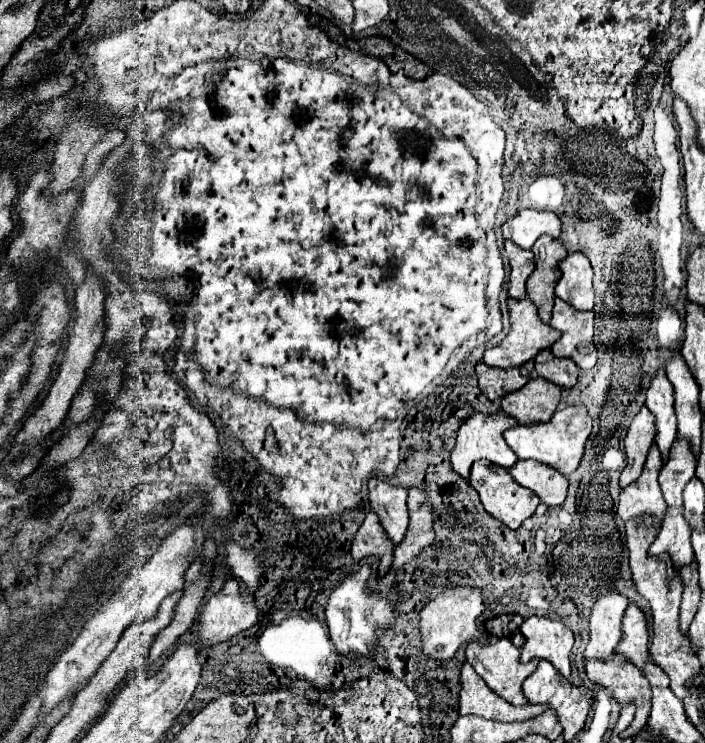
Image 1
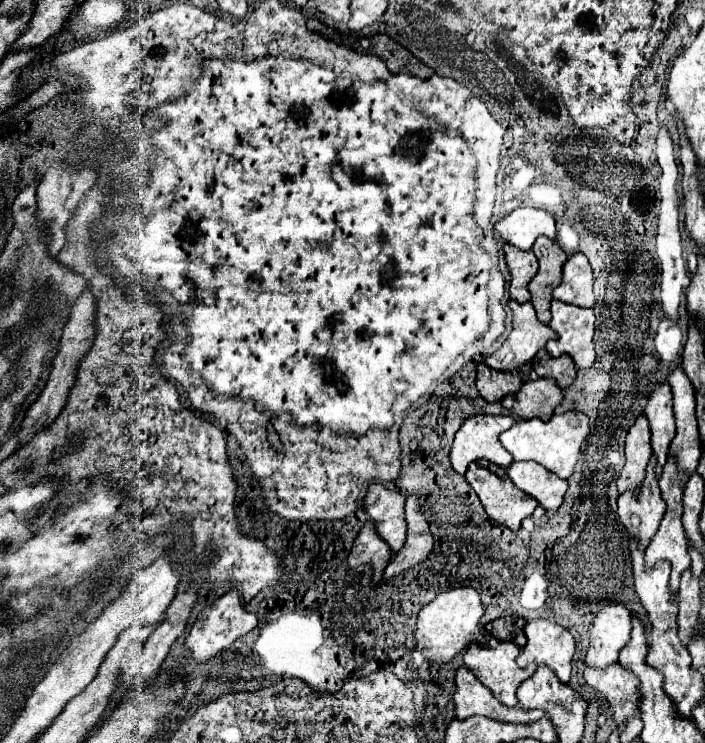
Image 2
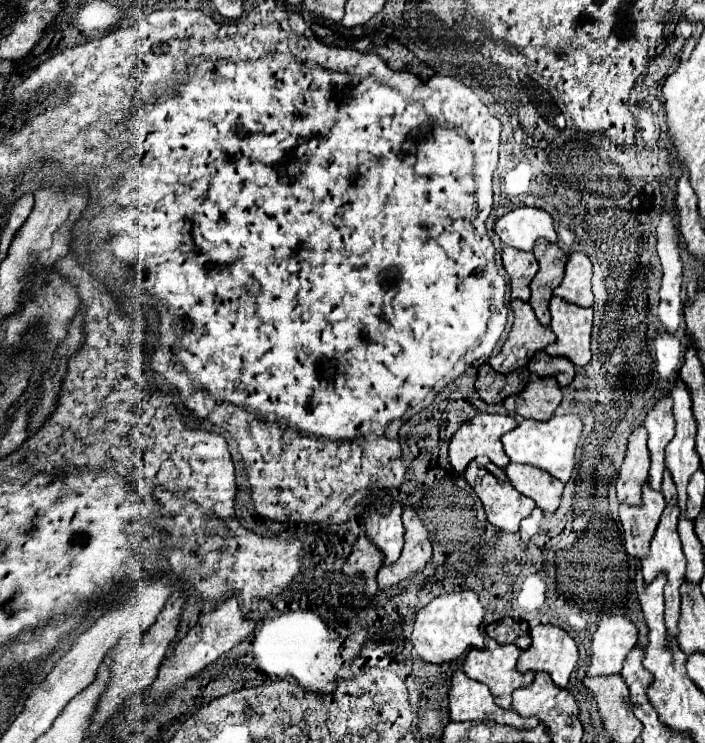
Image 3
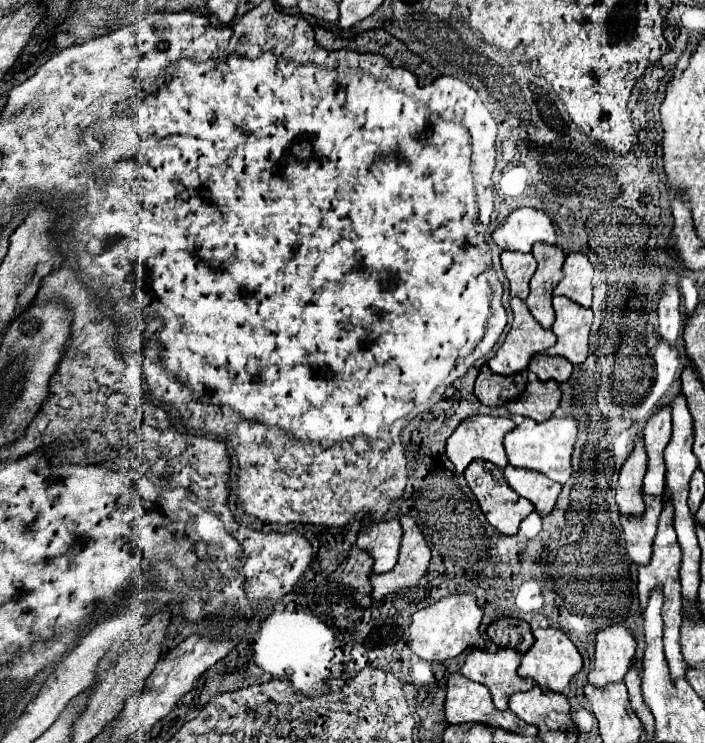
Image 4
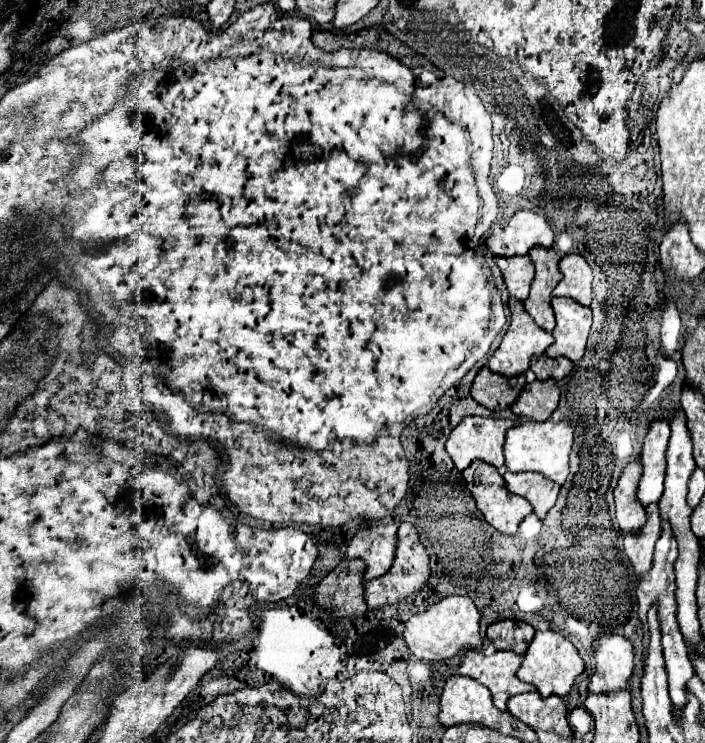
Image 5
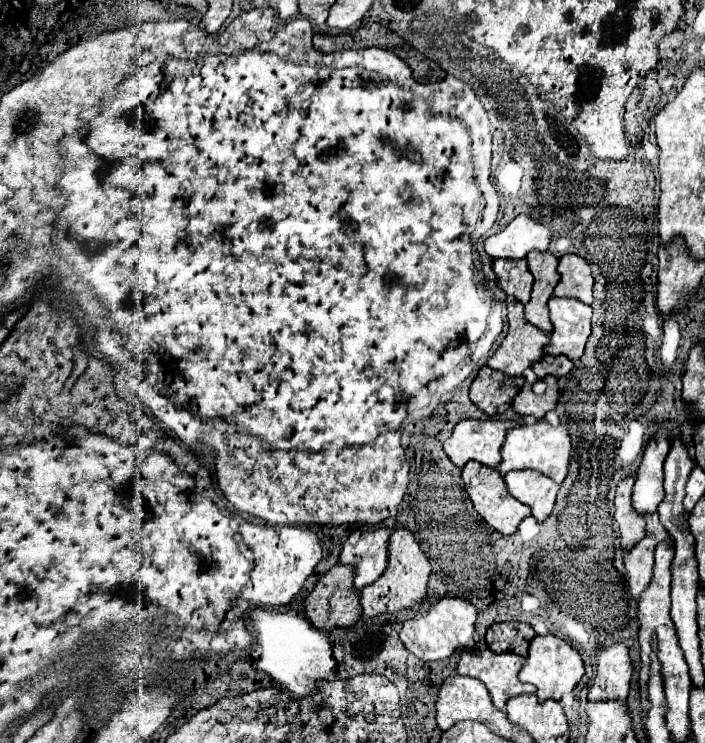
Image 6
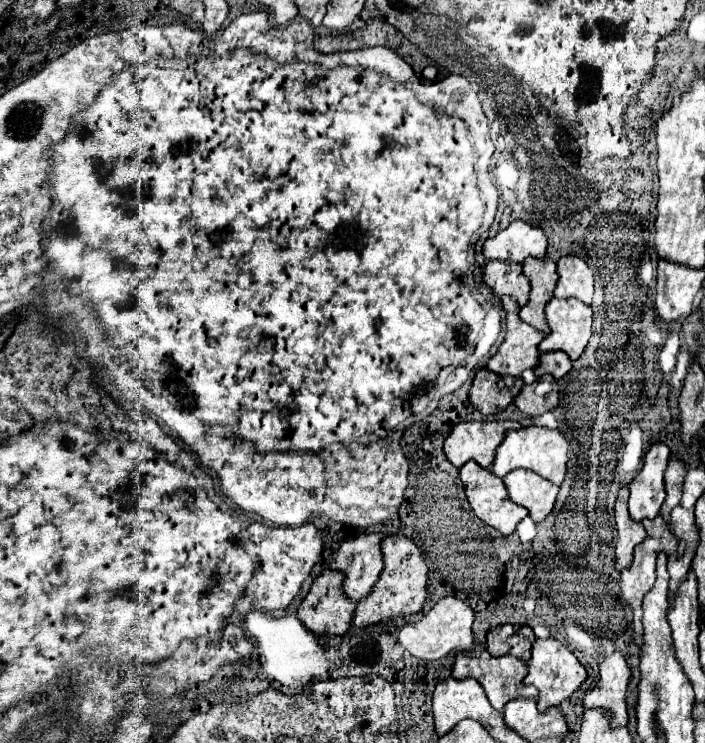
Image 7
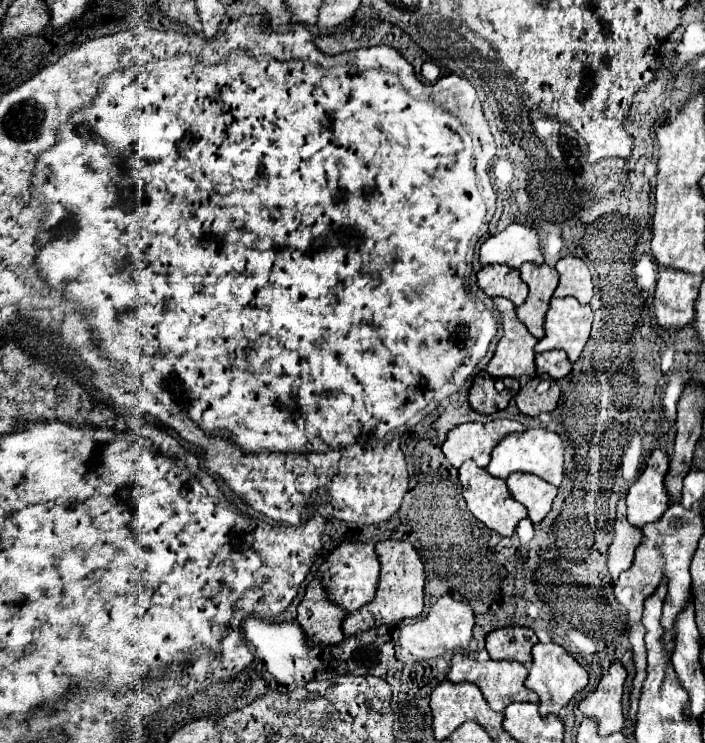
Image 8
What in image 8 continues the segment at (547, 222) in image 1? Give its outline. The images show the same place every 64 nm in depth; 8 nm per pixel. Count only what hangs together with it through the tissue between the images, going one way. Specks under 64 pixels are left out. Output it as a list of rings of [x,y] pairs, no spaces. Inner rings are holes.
[[[510,224],[502,232],[490,236],[480,248],[480,264],[504,264],[520,268],[524,262],[542,264],[542,252],[538,248],[538,234],[522,224]]]

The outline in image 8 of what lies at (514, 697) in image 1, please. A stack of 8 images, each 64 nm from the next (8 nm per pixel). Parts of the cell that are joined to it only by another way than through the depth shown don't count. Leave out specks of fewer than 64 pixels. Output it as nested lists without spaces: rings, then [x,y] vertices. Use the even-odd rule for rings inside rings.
[[[454,654],[452,656],[452,666],[450,666],[450,672],[446,676],[446,680],[450,682],[472,682],[472,684],[478,684],[480,692],[484,694],[484,698],[488,700],[488,704],[496,710],[496,712],[504,712],[508,704],[512,702],[536,702],[538,704],[538,696],[534,692],[530,692],[526,686],[524,686],[524,680],[528,678],[528,668],[524,664],[518,664],[518,662],[506,662],[506,660],[486,660],[486,662],[476,662],[476,660],[470,660],[468,656],[464,654]]]

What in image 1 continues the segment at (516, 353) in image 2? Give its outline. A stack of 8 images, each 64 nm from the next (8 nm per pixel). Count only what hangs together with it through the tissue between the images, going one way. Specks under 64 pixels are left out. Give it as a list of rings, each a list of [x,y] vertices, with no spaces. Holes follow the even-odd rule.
[[[508,298],[508,310],[510,310],[510,324],[512,324],[510,334],[498,344],[498,348],[490,348],[490,350],[484,352],[484,364],[492,366],[492,368],[522,366],[528,360],[532,360],[540,350],[548,348],[550,344],[554,344],[560,338],[560,332],[556,332],[552,326],[544,324],[538,318],[538,312],[536,312],[536,306],[532,304],[532,300],[528,300],[528,298],[524,298],[524,300]]]

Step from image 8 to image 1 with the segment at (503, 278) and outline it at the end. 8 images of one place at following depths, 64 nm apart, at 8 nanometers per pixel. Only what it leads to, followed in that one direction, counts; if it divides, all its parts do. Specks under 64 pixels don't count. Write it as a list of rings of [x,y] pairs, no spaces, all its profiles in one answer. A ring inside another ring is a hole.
[[[506,240],[504,244],[512,274],[510,274],[510,298],[522,300],[526,296],[526,280],[528,276],[534,272],[536,262],[534,262],[534,254],[530,250],[524,250],[520,246],[516,246],[514,242]]]

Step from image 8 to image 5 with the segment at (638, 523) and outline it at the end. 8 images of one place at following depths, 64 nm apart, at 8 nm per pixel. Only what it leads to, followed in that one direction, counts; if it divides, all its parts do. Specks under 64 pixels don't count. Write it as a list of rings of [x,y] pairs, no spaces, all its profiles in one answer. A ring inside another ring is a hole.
[[[666,420],[654,422],[646,434],[642,450],[642,478],[638,484],[638,502],[642,506],[656,504],[662,496],[662,482],[666,470],[666,448],[670,438],[670,426]]]

